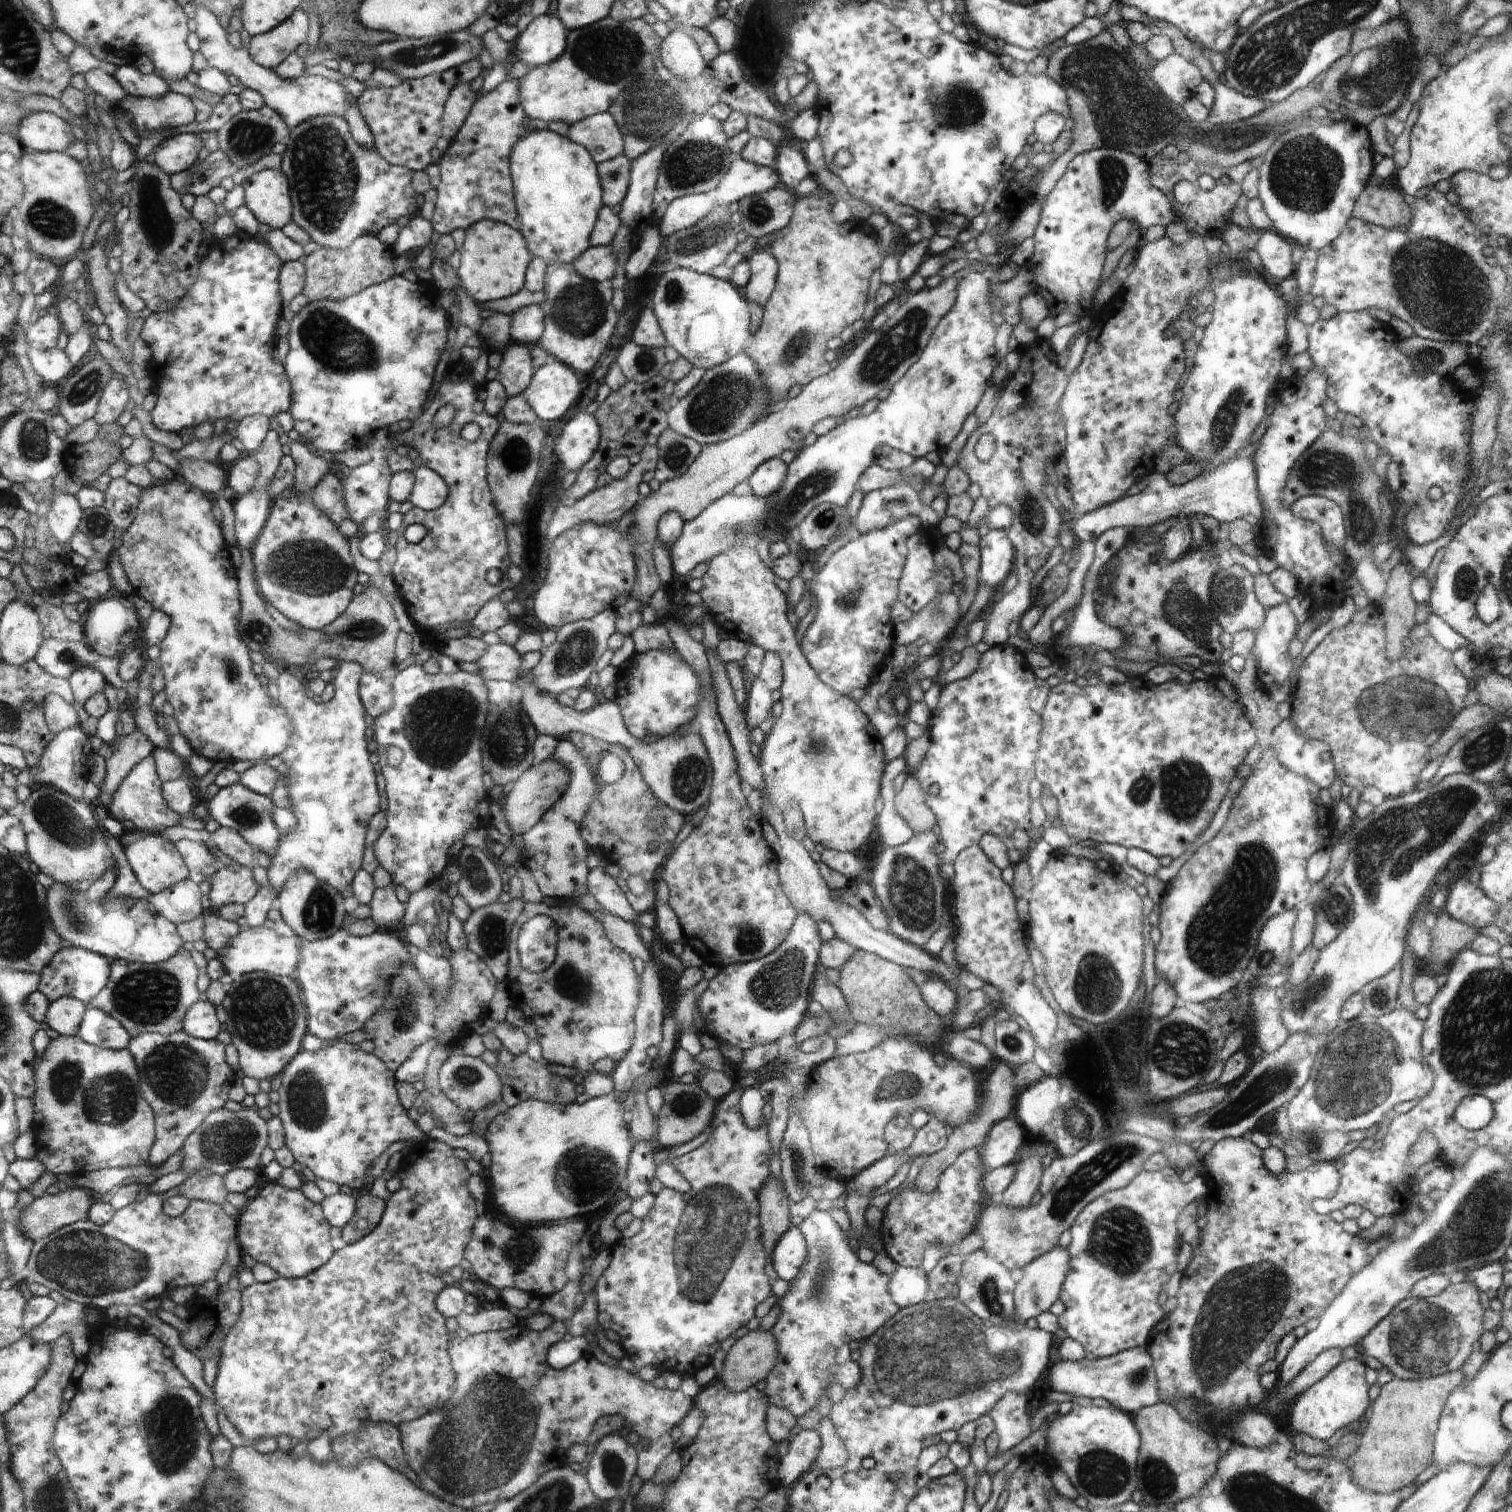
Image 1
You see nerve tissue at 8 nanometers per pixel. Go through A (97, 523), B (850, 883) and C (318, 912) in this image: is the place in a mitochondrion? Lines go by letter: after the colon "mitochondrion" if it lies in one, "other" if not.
A: mitochondrion
B: other
C: mitochondrion

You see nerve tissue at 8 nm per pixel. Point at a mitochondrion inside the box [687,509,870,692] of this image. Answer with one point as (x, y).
(848, 600)

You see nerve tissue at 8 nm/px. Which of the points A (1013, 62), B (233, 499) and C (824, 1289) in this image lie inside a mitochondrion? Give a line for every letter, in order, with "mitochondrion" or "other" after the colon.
A: other
B: other
C: mitochondrion

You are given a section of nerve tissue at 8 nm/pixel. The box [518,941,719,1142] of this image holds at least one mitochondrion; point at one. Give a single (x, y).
(570, 981)

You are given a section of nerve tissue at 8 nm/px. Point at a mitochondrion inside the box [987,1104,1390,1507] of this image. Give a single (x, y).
(1240, 1310)

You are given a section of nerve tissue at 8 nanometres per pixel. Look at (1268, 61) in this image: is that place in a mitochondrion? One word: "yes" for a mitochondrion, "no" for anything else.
yes

